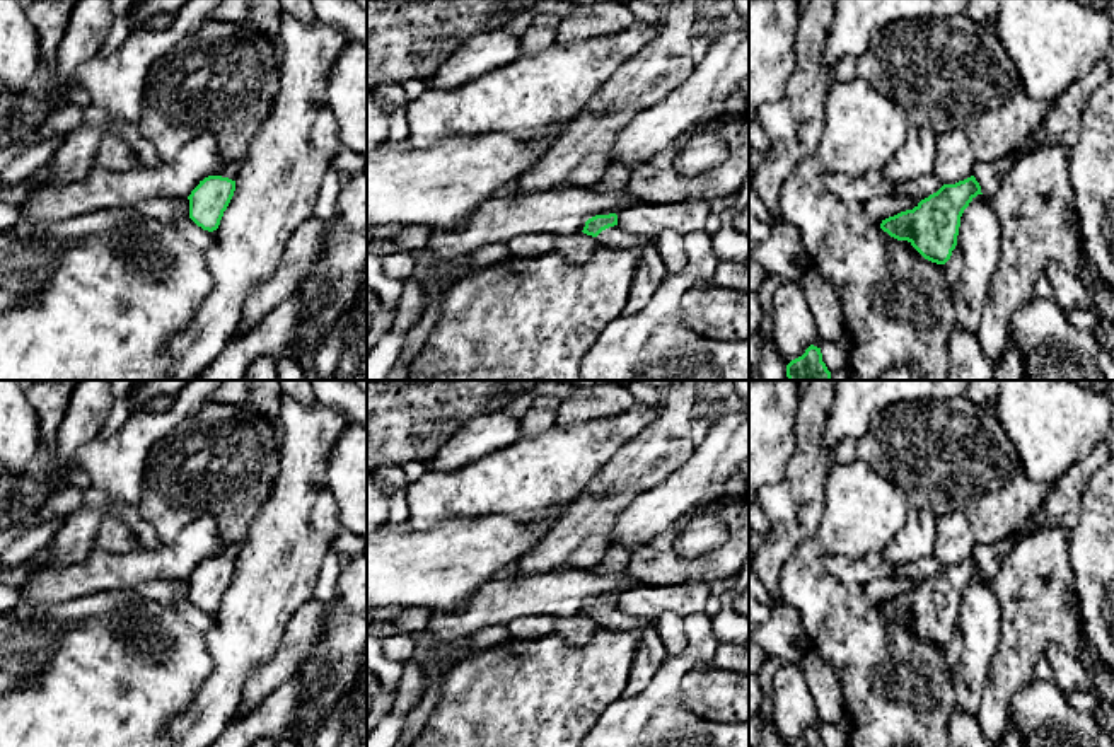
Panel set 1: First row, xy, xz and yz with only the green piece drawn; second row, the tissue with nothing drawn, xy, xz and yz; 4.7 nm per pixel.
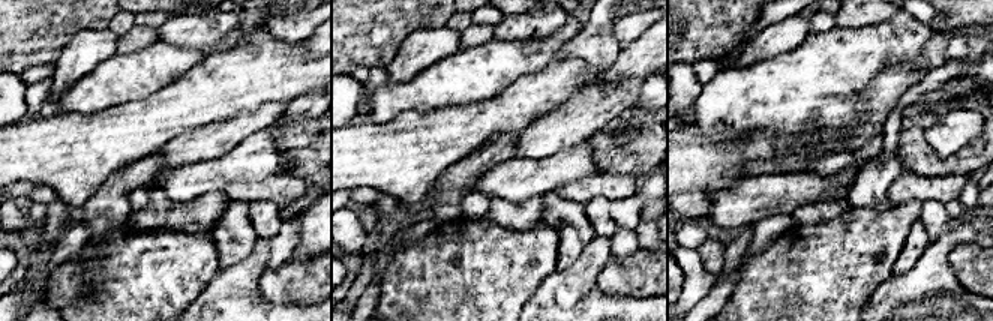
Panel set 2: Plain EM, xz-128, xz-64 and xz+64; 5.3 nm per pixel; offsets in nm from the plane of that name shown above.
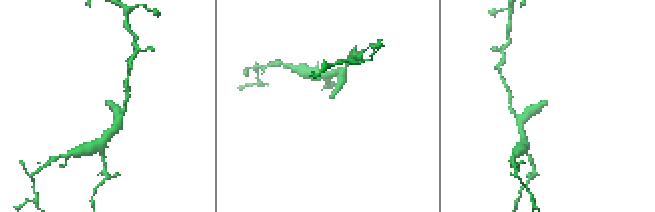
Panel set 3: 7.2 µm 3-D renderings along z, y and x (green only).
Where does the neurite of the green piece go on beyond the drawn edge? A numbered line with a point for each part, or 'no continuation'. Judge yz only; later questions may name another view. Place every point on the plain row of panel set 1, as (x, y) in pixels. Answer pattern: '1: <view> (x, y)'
1: yz (1061, 510)

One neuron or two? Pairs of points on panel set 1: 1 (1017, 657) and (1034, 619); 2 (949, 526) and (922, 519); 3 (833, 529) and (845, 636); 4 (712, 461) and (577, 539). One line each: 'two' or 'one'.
1: one
2: two
3: two
4: two

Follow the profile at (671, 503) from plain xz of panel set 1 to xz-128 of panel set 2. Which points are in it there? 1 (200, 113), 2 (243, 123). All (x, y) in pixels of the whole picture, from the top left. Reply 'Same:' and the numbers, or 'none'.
Same: 2

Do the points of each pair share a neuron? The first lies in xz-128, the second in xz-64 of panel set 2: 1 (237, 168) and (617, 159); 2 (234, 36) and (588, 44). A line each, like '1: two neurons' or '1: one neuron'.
1: two neurons
2: two neurons

